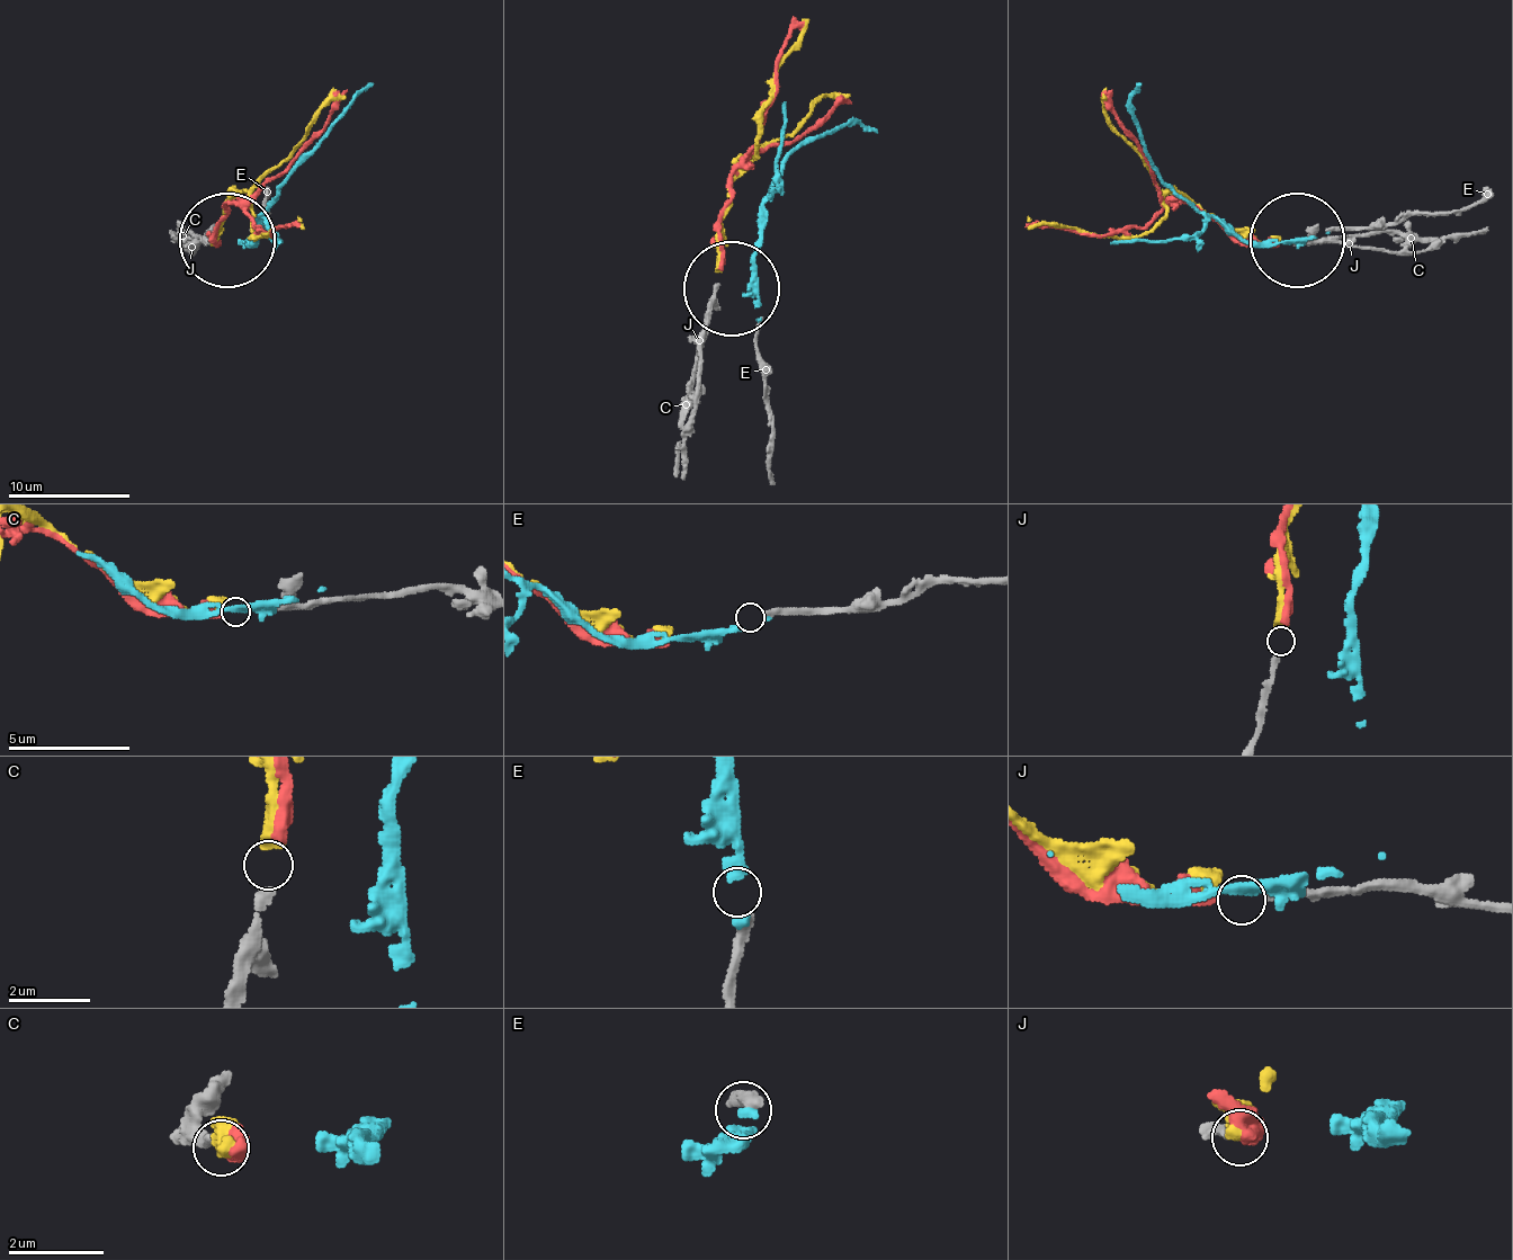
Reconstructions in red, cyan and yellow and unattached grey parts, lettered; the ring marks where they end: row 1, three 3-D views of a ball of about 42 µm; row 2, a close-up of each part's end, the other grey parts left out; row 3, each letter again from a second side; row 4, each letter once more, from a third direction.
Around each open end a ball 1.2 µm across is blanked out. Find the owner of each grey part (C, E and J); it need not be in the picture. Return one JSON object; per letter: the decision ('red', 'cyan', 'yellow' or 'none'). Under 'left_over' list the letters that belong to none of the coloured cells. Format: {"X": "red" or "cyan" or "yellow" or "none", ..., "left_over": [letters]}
{"C": "yellow", "E": "none", "J": "red", "left_over": ["E"]}

